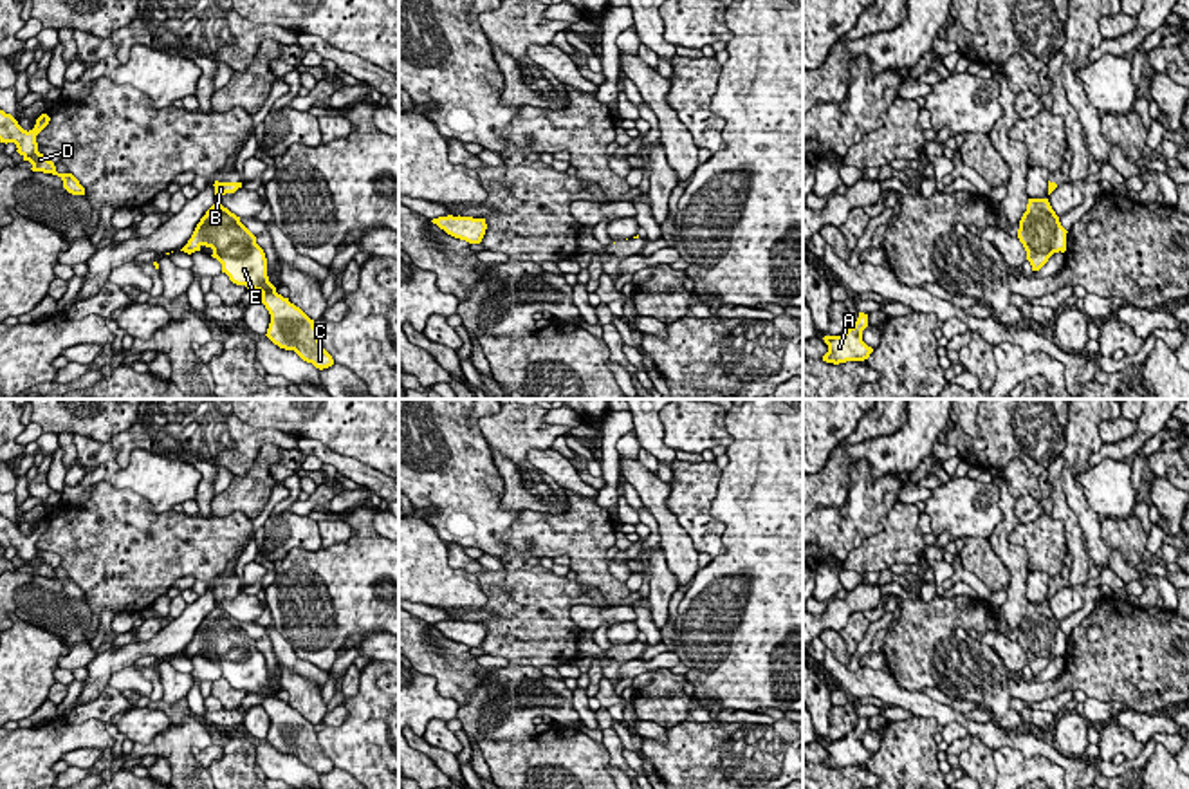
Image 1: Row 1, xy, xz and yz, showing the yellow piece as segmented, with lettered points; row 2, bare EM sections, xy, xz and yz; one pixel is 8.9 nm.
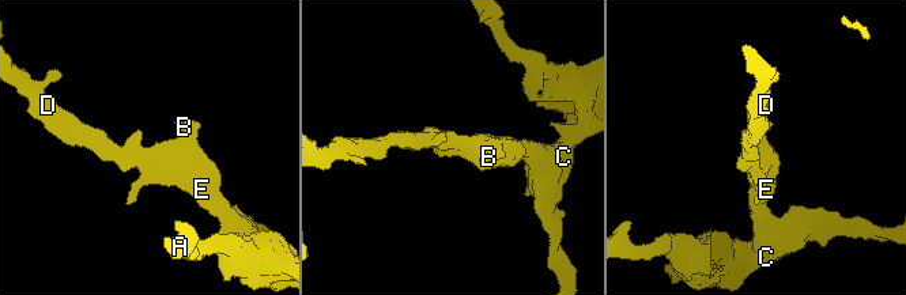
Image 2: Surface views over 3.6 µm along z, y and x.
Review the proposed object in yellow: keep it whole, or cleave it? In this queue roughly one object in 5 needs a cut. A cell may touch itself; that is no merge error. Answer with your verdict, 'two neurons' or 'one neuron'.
one neuron

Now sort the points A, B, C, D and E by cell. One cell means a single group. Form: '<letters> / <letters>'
A B C D E

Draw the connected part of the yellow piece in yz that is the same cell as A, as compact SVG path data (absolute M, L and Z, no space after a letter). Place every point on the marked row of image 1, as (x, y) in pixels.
M859 312L857 321L841 336L825 336L825 343L828 345L828 352L823 356L826 363L846 363L846 361L864 361L873 352L862 341L862 330L868 327L868 314Z

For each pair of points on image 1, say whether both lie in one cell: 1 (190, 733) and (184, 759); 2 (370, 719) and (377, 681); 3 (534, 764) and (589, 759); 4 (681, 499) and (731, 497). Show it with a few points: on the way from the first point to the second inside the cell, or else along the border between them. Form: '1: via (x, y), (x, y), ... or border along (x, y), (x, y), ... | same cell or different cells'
1: via (184, 739), (184, 753) | same cell
2: via (377, 710), (377, 690) | same cell
3: via (547, 764), (576, 764) | same cell
4: border along (722, 470), (711, 504), (724, 526), (720, 538) | different cells

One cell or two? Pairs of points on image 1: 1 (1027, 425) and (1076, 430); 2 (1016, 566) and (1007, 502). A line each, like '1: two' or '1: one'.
1: two
2: one

